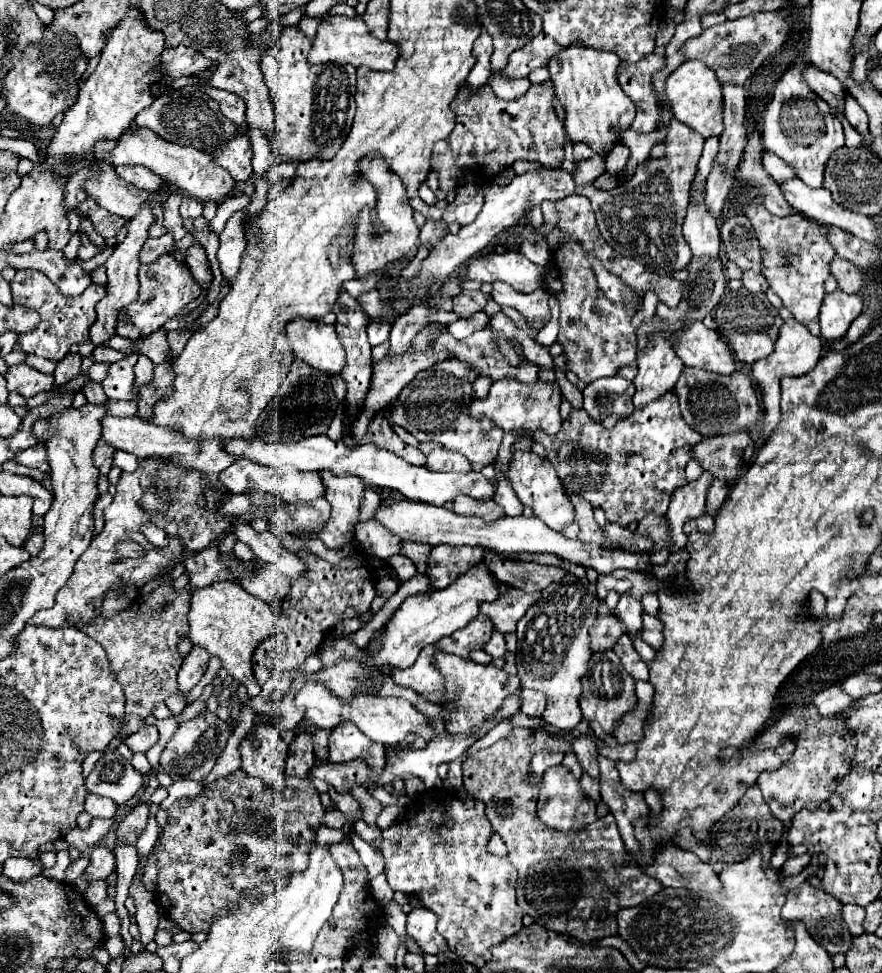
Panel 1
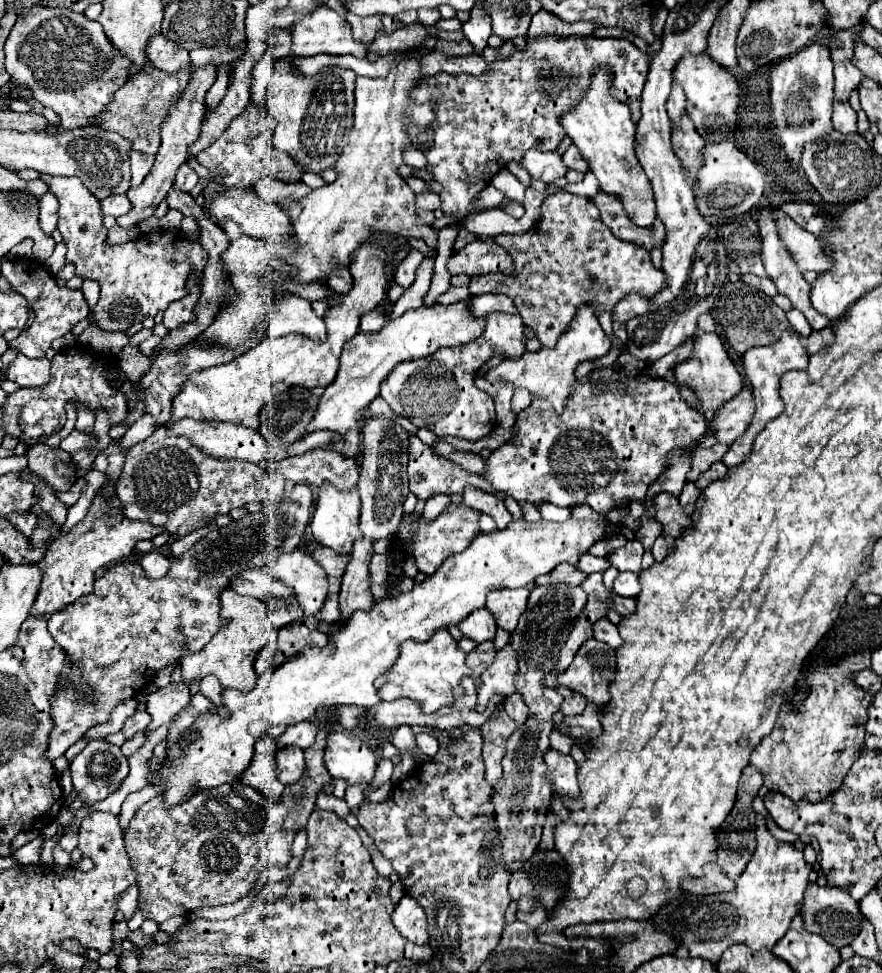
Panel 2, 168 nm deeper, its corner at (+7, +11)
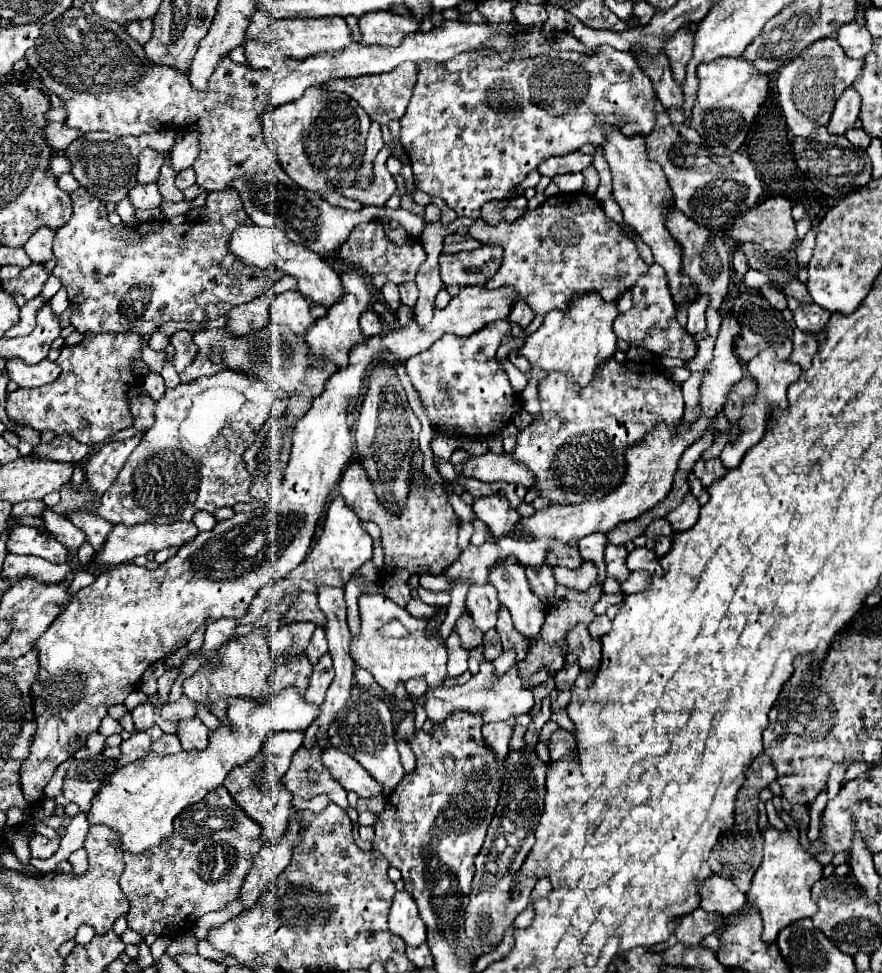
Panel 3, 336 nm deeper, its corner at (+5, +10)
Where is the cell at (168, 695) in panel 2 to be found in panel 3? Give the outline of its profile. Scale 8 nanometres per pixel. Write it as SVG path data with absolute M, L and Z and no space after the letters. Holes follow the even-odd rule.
M158 725L146 729L146 731L138 731L134 733L128 741L122 741L120 749L122 749L122 755L118 759L120 767L126 765L126 763L134 763L142 757L146 757L150 753L150 745L162 735L162 729Z

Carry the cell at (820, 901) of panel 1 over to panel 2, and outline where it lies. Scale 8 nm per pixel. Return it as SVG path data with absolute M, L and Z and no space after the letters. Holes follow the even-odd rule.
M808 884L804 902L802 902L802 918L804 918L804 928L808 932L824 936L834 948L844 948L852 944L852 936L860 932L860 920L862 912L858 908L858 902L844 892L844 888L828 888L828 886L818 886L818 884Z

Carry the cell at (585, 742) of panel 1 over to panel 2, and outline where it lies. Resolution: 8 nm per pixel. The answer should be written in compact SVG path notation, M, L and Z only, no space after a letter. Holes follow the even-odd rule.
M572 692L570 696L564 698L564 704L562 704L560 710L564 714L582 714L586 704L588 704L588 700L584 700L584 696L580 696L578 692Z

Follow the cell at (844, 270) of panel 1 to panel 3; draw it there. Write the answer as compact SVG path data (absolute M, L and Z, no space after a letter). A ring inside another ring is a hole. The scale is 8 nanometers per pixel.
M770 197L744 213L744 217L734 223L732 237L736 241L760 243L766 251L778 251L782 257L794 253L802 243L796 239L792 203L786 197Z

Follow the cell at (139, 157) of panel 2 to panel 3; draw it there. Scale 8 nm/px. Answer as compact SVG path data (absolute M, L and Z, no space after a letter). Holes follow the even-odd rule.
M144 149L140 155L138 155L138 173L136 173L136 179L140 185L148 185L148 183L154 183L158 179L158 169L162 165L162 155L158 151L152 151L152 149Z

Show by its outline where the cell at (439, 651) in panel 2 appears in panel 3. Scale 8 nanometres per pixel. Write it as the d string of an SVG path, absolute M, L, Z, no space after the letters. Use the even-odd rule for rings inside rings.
M362 595L358 605L360 605L362 631L356 639L352 639L350 655L362 669L366 669L374 675L374 679L384 689L384 693L394 695L398 683L406 683L408 679L416 679L416 677L424 677L428 687L438 687L444 683L444 679L448 677L446 643L440 639L440 633L436 633L432 639L428 639L428 621L426 619L416 619L416 617L408 615L406 609L398 607L394 601L390 601L388 597L382 597L382 595ZM394 617L398 617L410 629L410 637L384 639L378 635L380 621L390 621Z

